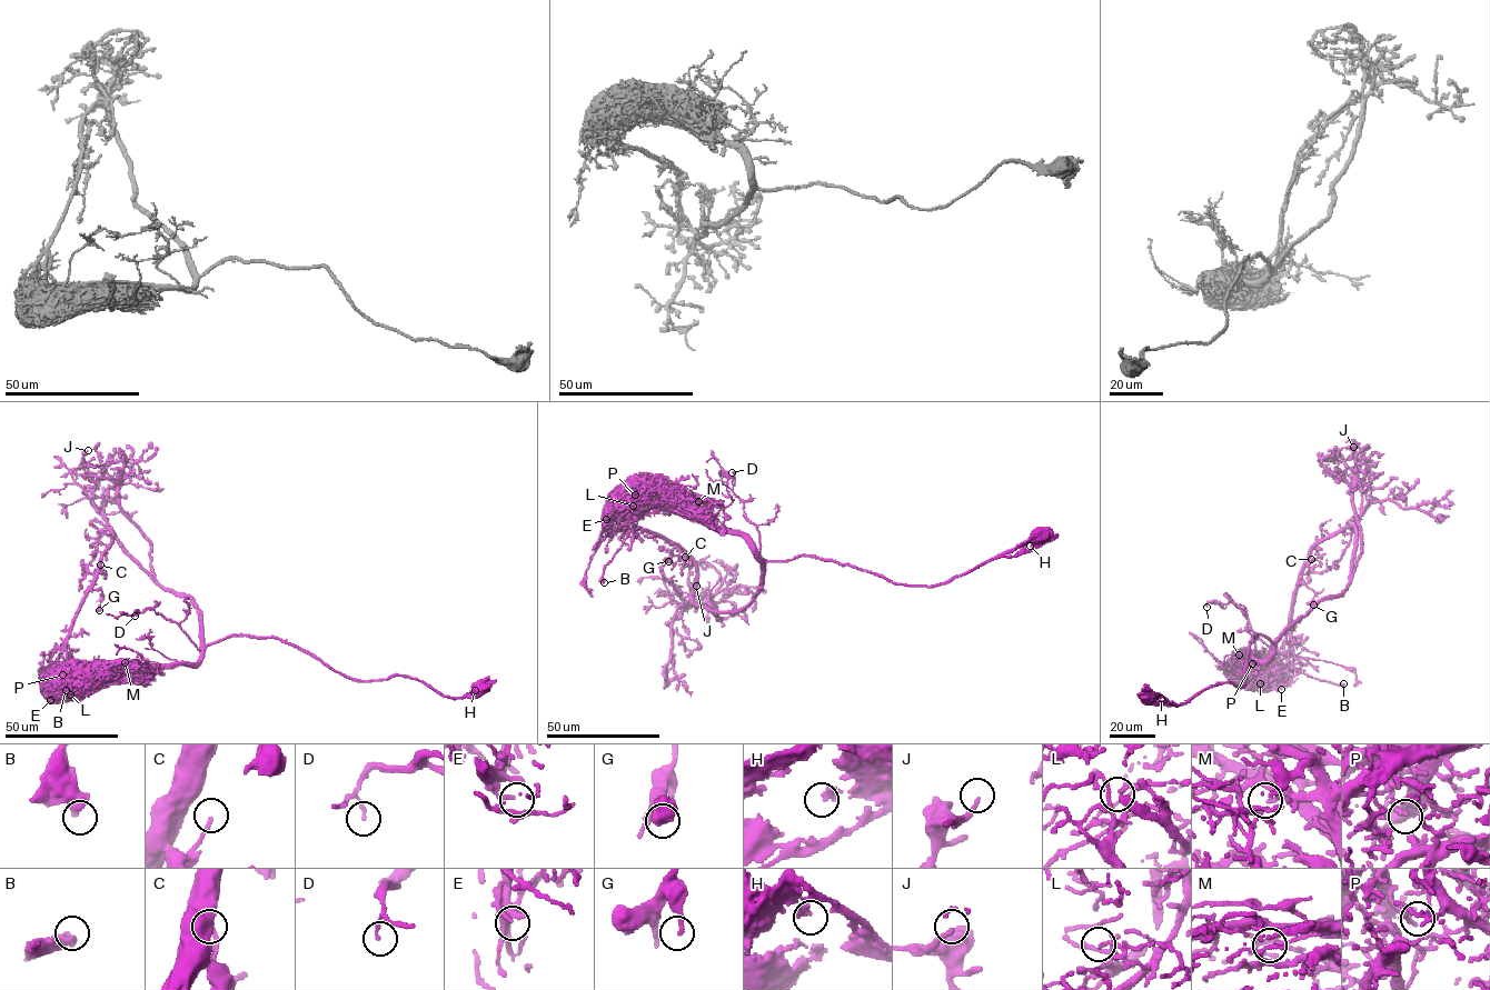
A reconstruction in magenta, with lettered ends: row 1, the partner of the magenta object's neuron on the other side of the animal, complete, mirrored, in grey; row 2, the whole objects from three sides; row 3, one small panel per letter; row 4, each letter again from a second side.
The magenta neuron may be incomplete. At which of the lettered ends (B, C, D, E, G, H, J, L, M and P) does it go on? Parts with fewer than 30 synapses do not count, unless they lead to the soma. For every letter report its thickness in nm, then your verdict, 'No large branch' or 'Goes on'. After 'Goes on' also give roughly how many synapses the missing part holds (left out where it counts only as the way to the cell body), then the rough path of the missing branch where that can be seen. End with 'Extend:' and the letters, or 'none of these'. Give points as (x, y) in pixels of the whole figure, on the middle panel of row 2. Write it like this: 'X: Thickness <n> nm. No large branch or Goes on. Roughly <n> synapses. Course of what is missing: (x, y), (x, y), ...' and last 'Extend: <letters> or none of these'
B: Thickness 440 nm. No large branch
C: Thickness 150 nm. No large branch
D: Thickness 130 nm. No large branch
E: Thickness 160 nm. Goes on. Roughly 120 synapses. Course of what is missing: (606, 519), (622, 516), (617, 519)
G: Thickness 180 nm. No large branch
H: Thickness 300 nm. No large branch
J: Thickness 190 nm. No large branch
L: Thickness 140 nm. No large branch
M: Thickness 140 nm. No large branch
P: Thickness 140 nm. No large branch
Extend: E

